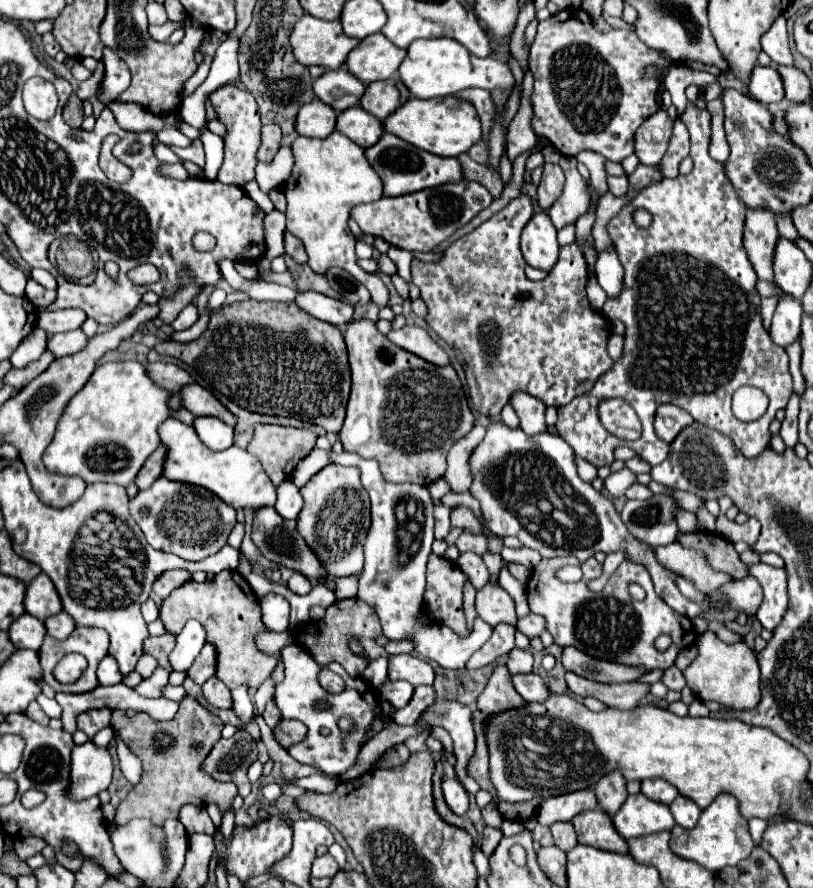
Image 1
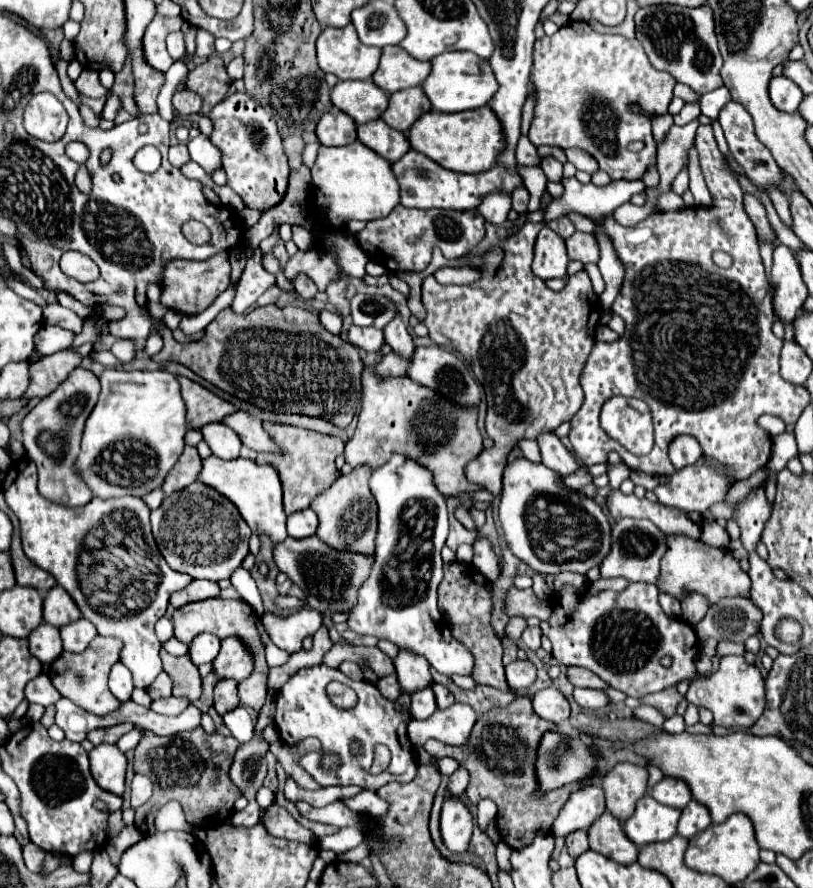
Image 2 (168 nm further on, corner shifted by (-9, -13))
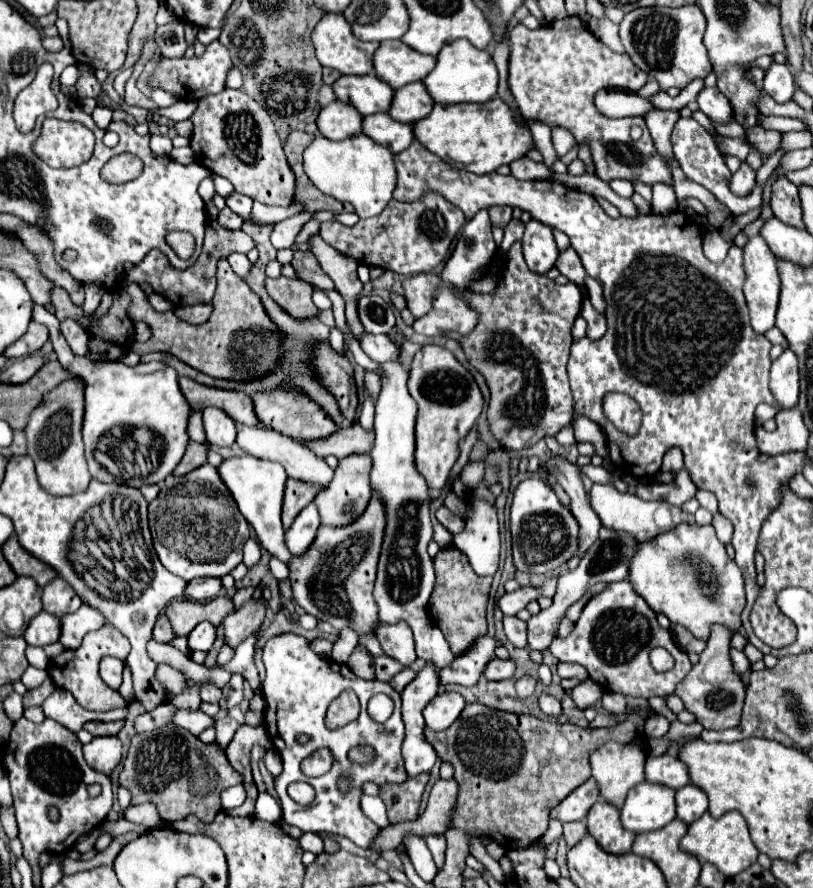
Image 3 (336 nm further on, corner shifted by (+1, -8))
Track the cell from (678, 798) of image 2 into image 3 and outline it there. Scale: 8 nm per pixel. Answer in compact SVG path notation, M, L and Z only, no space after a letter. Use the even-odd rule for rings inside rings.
M662 754L662 756L650 756L646 760L646 780L678 790L690 782L690 774L688 766L680 762L680 758Z

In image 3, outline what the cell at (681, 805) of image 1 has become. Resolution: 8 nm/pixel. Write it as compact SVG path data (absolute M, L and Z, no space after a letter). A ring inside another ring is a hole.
M686 784L676 790L676 814L686 824L698 820L708 810L708 796L702 788L694 784Z

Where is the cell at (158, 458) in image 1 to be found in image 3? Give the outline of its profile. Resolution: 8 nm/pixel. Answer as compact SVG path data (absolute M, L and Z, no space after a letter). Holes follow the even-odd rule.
M190 442L188 448L186 448L186 454L184 458L180 460L180 464L176 466L176 476L182 476L182 474L188 474L192 472L194 468L206 464L206 456L208 456L208 446L206 444L196 444L196 442Z

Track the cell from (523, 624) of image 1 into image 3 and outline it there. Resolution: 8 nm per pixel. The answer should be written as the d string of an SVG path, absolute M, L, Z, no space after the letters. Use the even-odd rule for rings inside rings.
M504 616L504 632L506 638L516 648L526 648L526 622L522 622L518 616Z

